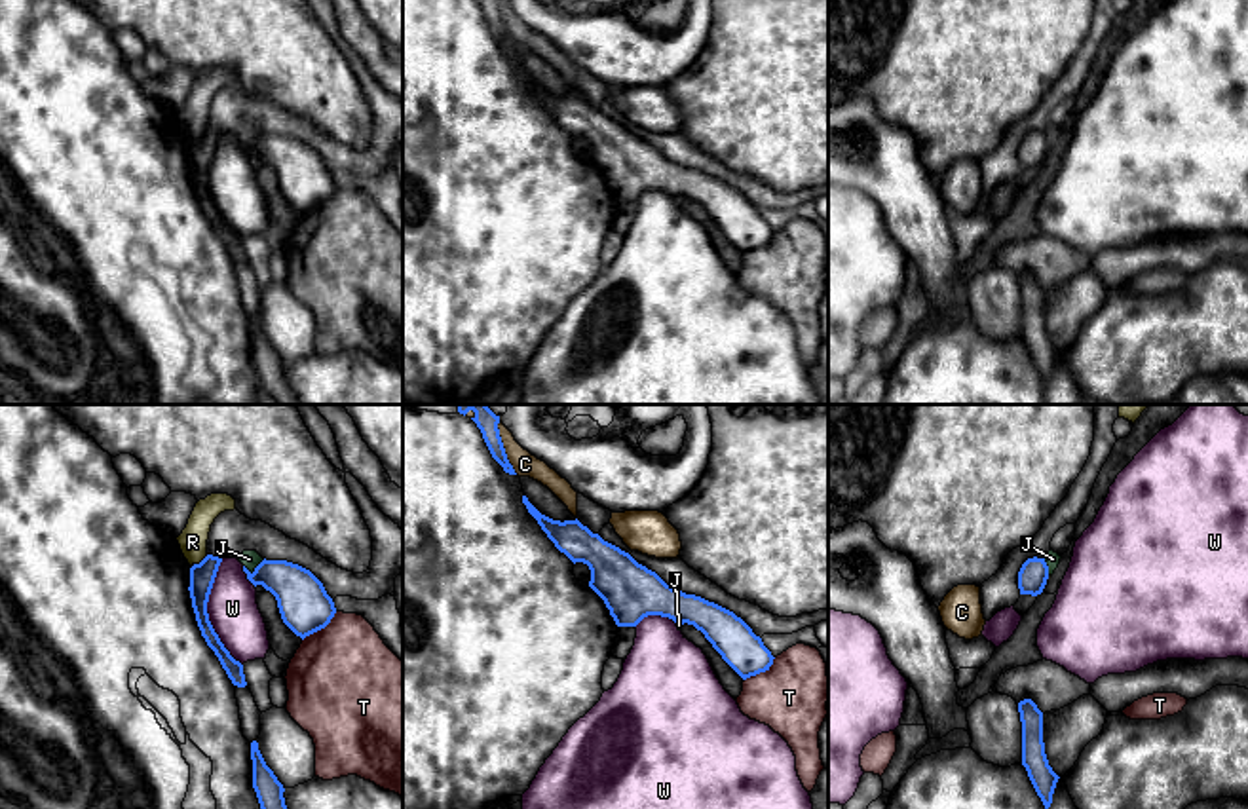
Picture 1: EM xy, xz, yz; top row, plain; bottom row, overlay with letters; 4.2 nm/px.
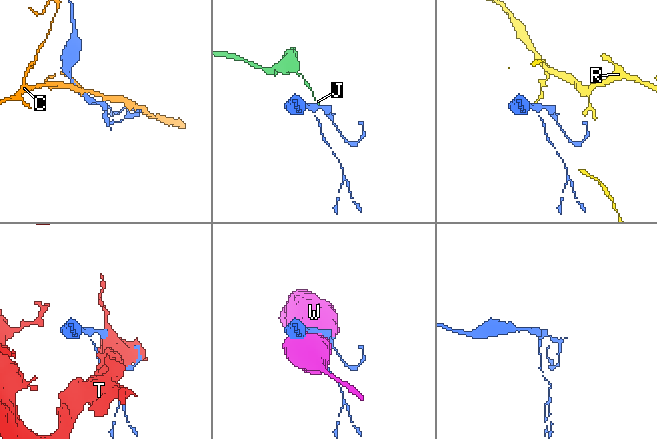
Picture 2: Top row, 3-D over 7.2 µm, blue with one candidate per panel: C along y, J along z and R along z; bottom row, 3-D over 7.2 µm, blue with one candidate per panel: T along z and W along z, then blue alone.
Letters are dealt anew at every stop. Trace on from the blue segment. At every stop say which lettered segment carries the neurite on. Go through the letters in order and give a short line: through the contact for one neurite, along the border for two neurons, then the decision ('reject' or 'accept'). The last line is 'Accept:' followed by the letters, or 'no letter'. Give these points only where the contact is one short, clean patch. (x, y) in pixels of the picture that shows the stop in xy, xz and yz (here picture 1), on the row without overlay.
C: reject
J: line xy (264, 133), (251, 147), (244, 141); reject
R: reject
T: reject
W: reject
Accept: no letter

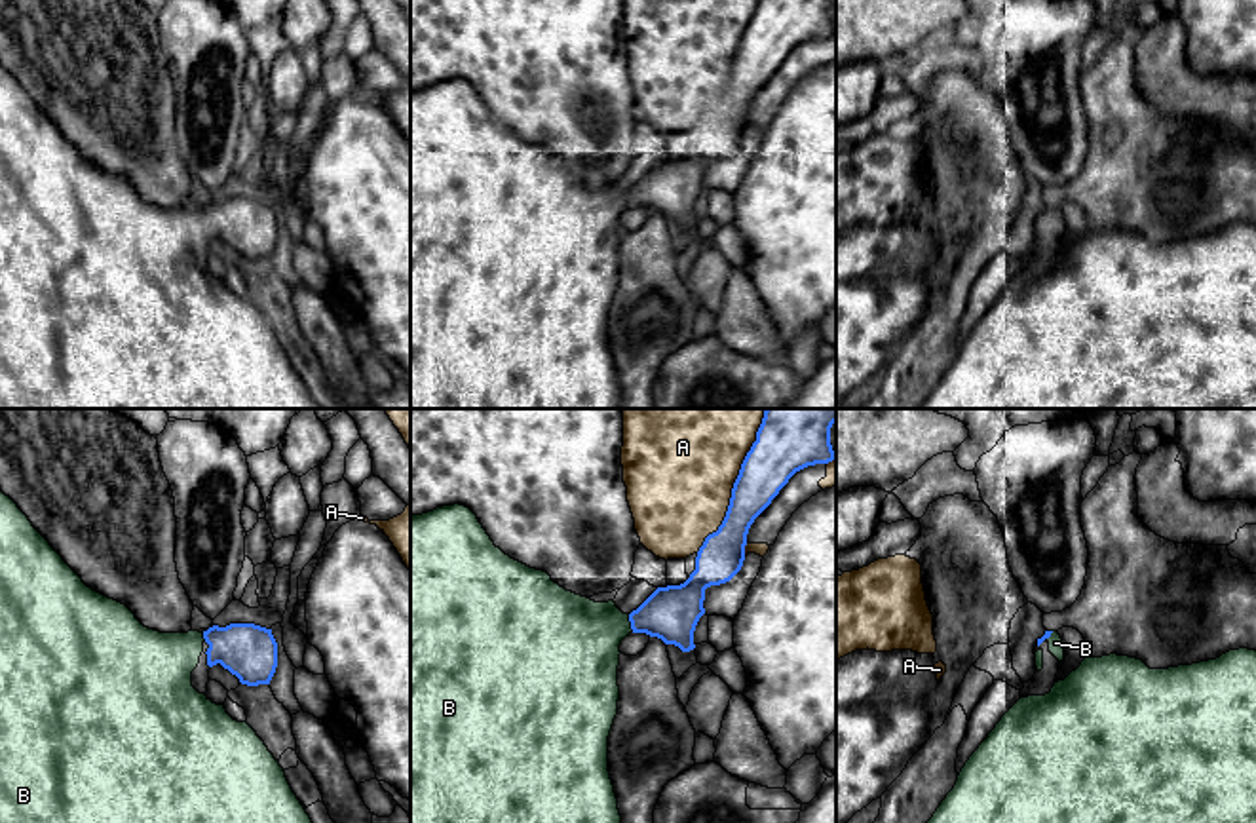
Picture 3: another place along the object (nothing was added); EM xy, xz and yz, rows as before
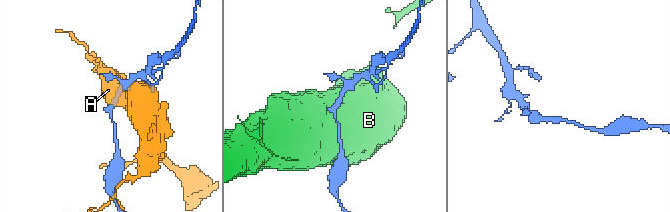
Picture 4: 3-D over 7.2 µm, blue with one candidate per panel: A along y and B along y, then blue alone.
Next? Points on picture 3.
A: reject
B: line xz (671, 187), (631, 198), (601, 200), (576, 215); accept
Accept: B

